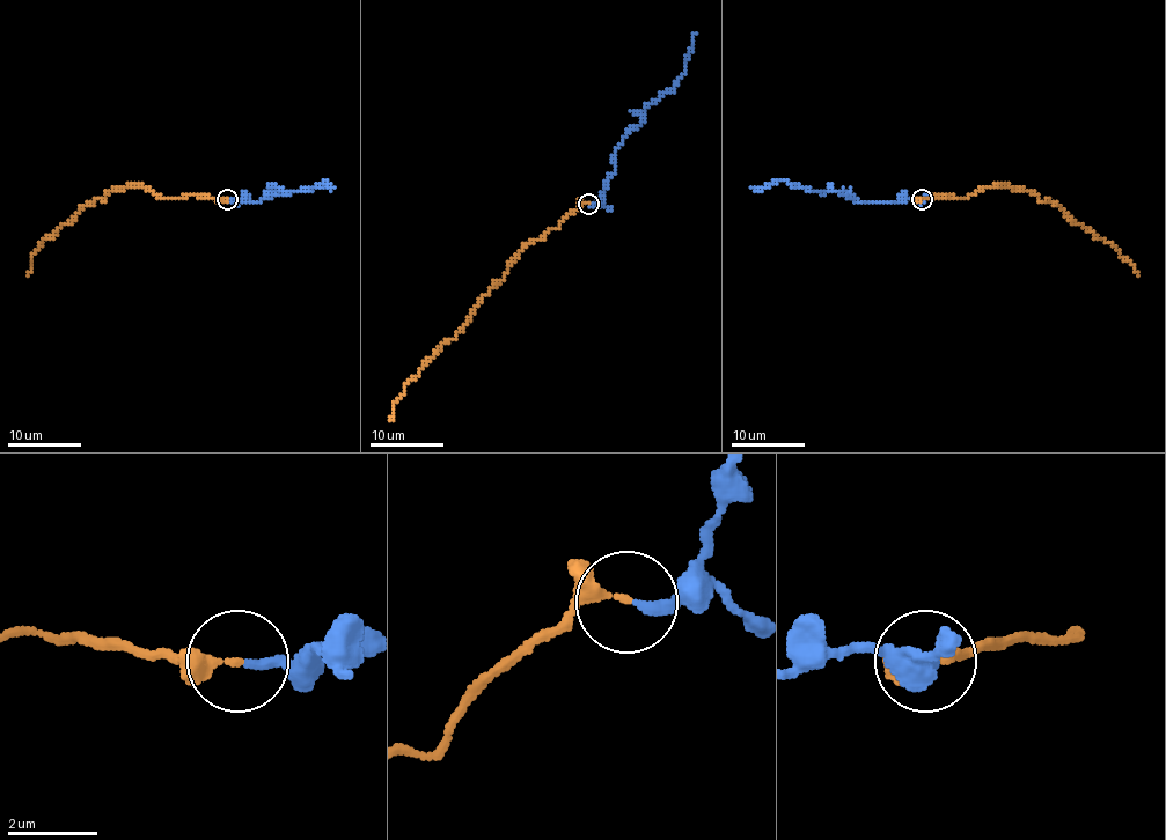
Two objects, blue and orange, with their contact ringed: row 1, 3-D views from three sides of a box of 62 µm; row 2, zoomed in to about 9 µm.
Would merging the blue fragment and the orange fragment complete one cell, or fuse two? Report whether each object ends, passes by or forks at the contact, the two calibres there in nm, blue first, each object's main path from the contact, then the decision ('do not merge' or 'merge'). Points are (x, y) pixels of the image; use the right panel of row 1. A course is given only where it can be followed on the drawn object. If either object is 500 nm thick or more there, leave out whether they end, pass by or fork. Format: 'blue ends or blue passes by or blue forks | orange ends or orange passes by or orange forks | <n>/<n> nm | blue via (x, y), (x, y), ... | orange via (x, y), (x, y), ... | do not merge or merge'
blue ends | orange passes by | 240/190 nm | blue via (921, 199), (857, 201), (842, 192), (807, 190), (777, 178), (761, 188), (749, 188) | orange via (921, 199), (969, 197), (998, 184), (1022, 188), (1041, 201), (1054, 201), (1106, 240), (1137, 274) | merge

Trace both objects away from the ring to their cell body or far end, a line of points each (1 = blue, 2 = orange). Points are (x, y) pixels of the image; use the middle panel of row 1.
1: (589, 204), (614, 170), (611, 156), (621, 139), (686, 70), (694, 32)
2: (588, 204), (580, 204), (557, 229), (530, 241), (455, 337), (446, 340), (405, 388), (389, 419)

